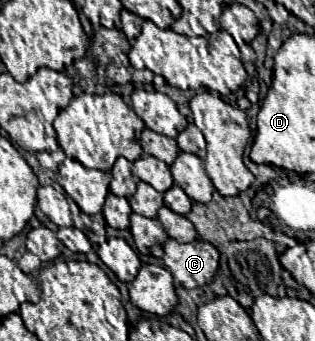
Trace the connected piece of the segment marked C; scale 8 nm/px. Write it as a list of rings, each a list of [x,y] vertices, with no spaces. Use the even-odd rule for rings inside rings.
[[[169,238],[163,250],[163,264],[183,288],[199,288],[213,282],[219,266],[219,252],[213,244],[203,240],[183,244]]]

